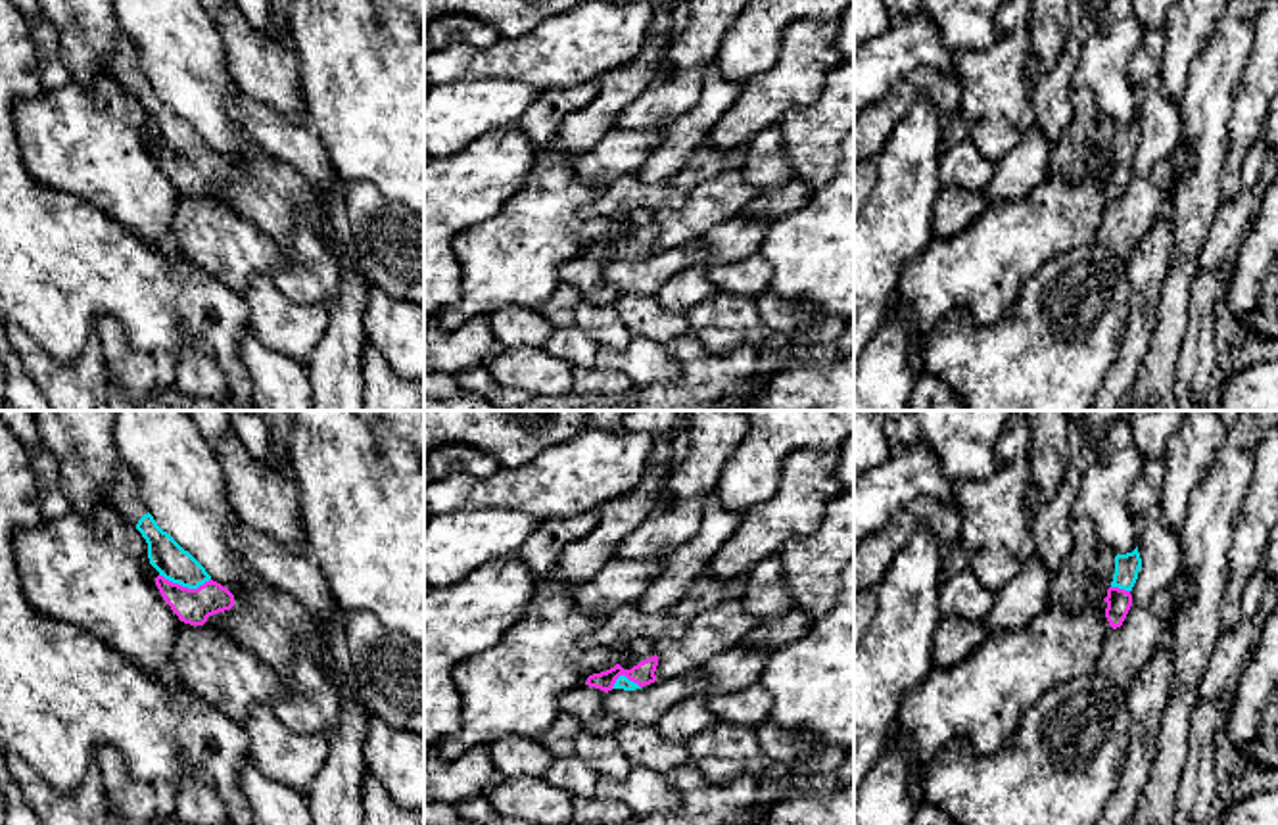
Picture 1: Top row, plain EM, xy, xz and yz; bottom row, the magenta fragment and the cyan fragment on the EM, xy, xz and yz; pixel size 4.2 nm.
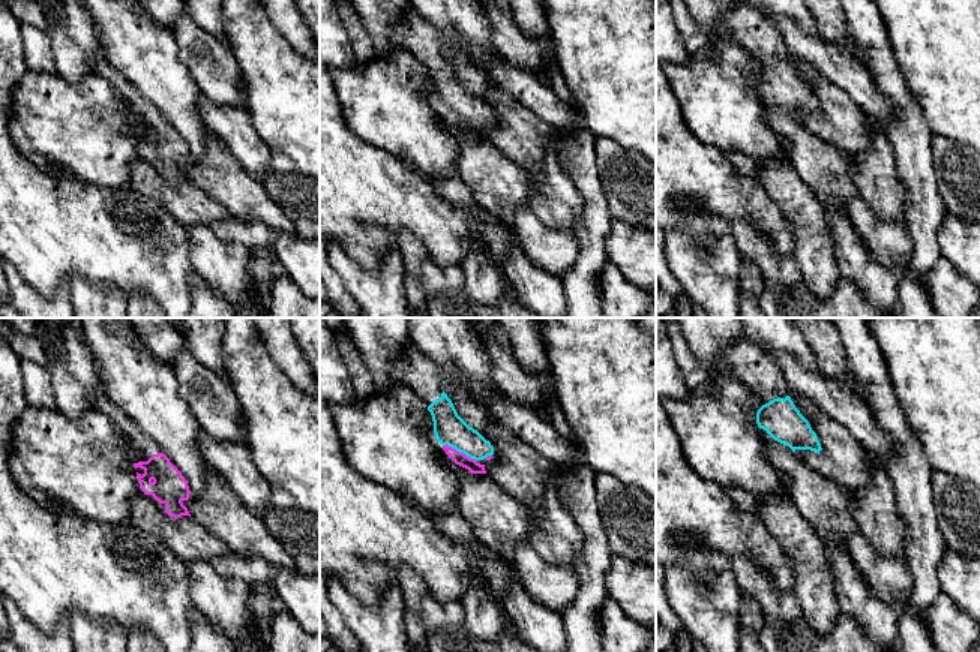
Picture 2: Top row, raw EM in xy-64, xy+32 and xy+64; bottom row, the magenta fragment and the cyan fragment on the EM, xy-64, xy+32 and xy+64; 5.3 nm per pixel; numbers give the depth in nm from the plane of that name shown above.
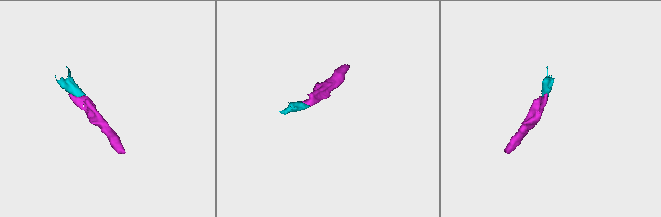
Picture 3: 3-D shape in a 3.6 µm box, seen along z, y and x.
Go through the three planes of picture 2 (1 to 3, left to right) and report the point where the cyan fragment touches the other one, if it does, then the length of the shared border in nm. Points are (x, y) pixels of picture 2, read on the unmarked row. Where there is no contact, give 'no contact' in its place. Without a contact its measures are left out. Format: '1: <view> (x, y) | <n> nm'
1: no contact
2: xy+32 (458, 116) | 200 nm
3: no contact

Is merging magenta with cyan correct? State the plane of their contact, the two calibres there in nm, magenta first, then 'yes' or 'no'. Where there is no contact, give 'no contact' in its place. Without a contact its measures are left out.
contact in xy; calibres 150 and 150 nm; yes

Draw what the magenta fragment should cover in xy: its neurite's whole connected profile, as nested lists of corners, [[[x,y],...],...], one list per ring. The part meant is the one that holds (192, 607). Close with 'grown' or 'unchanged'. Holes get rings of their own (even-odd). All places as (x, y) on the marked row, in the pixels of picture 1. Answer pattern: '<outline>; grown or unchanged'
[[[123,460],[117,462],[111,482],[106,485],[106,501],[146,539],[150,564],[159,572],[155,585],[180,622],[203,625],[209,616],[234,606],[234,595],[213,581],[205,568],[157,526],[142,501],[140,478]]]; grown

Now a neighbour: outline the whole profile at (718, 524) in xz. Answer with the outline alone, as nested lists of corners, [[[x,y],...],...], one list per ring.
[[[714,491],[704,503],[704,516],[693,539],[664,560],[662,572],[635,602],[639,610],[656,614],[675,606],[708,568],[712,556],[737,531],[743,512],[727,510]]]

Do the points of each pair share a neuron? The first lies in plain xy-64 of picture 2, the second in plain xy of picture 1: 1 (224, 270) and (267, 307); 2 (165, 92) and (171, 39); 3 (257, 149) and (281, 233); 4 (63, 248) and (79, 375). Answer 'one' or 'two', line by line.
1: one
2: one
3: two
4: two

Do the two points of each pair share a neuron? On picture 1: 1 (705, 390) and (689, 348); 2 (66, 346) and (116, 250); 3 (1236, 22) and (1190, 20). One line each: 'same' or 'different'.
1: same
2: same
3: different

